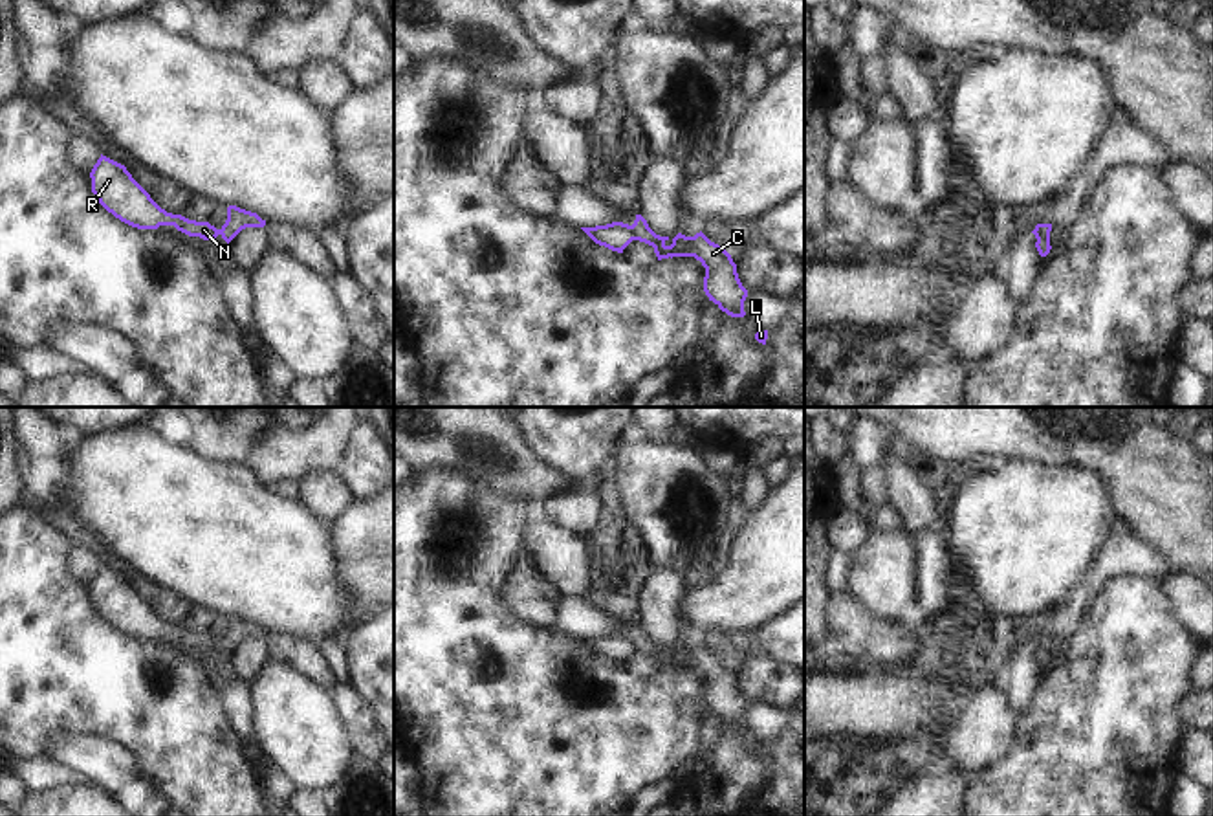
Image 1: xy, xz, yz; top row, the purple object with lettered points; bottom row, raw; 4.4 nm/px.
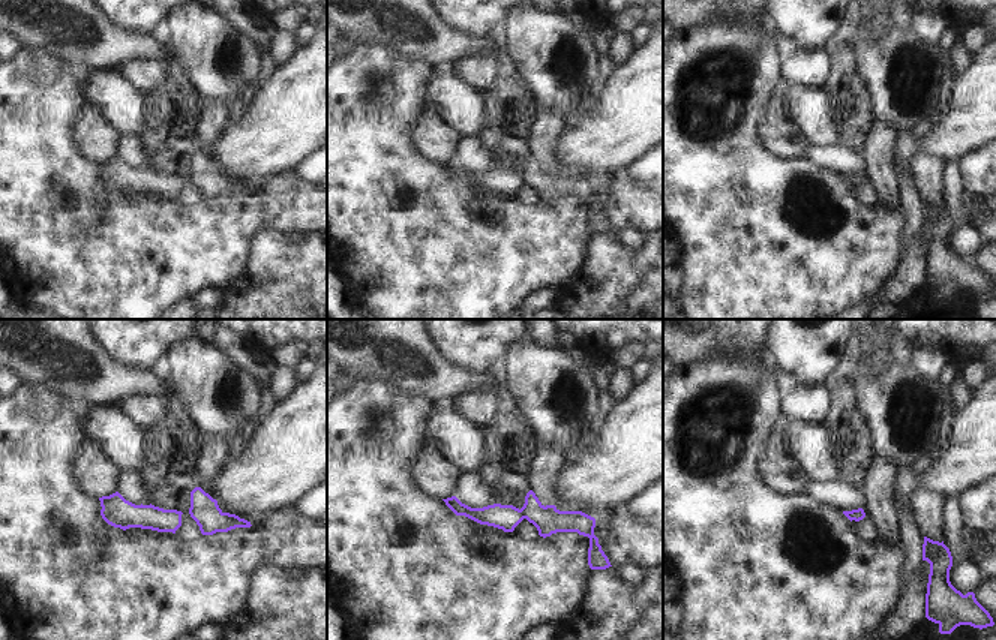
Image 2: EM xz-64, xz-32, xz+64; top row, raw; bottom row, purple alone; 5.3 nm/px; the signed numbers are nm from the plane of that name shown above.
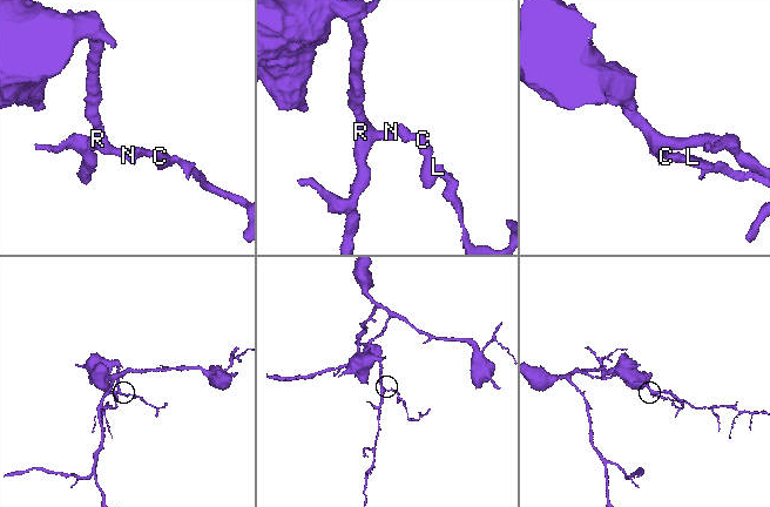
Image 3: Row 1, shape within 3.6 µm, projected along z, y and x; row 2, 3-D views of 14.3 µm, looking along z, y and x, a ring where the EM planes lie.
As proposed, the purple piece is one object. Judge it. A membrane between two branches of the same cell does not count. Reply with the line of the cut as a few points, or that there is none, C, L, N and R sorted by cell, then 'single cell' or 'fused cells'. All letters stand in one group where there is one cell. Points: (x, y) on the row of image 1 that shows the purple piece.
cut xz (629, 226), (634, 239); groups C L / N R; fused cells

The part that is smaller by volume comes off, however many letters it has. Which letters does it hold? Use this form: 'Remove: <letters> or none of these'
Remove: C, L

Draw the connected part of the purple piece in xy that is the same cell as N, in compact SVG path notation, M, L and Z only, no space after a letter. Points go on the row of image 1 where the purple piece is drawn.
M101 154L92 172L92 193L99 204L121 222L137 229L174 226L189 237L214 240L220 229L209 222L189 220L161 209L150 194L132 178L125 165Z

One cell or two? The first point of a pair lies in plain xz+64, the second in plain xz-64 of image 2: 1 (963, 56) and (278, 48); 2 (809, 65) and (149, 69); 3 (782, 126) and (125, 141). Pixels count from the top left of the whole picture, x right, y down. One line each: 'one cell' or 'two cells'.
1: one cell
2: one cell
3: two cells

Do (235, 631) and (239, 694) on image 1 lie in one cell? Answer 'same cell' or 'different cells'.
same cell

